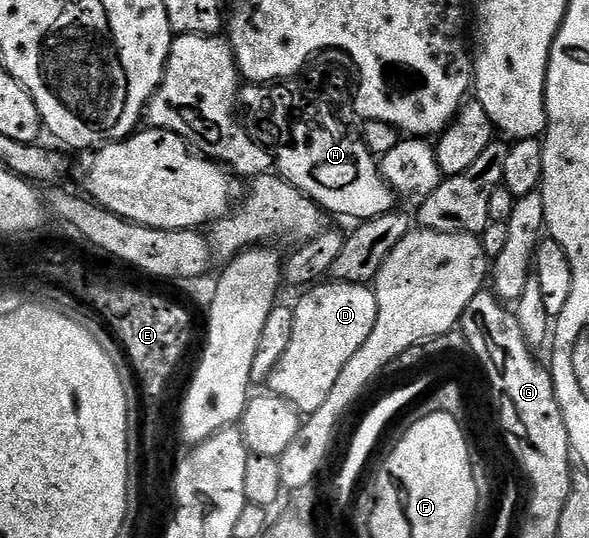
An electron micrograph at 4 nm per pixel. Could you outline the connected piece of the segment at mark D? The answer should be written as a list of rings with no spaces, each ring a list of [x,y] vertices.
[[[324,280],[311,288],[305,289],[300,303],[294,306],[294,332],[290,335],[290,344],[282,360],[278,360],[278,368],[268,377],[266,386],[271,393],[290,402],[301,415],[307,416],[318,412],[322,404],[326,404],[326,396],[330,396],[330,388],[342,376],[342,368],[350,364],[354,352],[366,344],[370,332],[374,332],[374,320],[378,320],[378,300],[376,291],[371,285],[359,282],[338,282]]]

